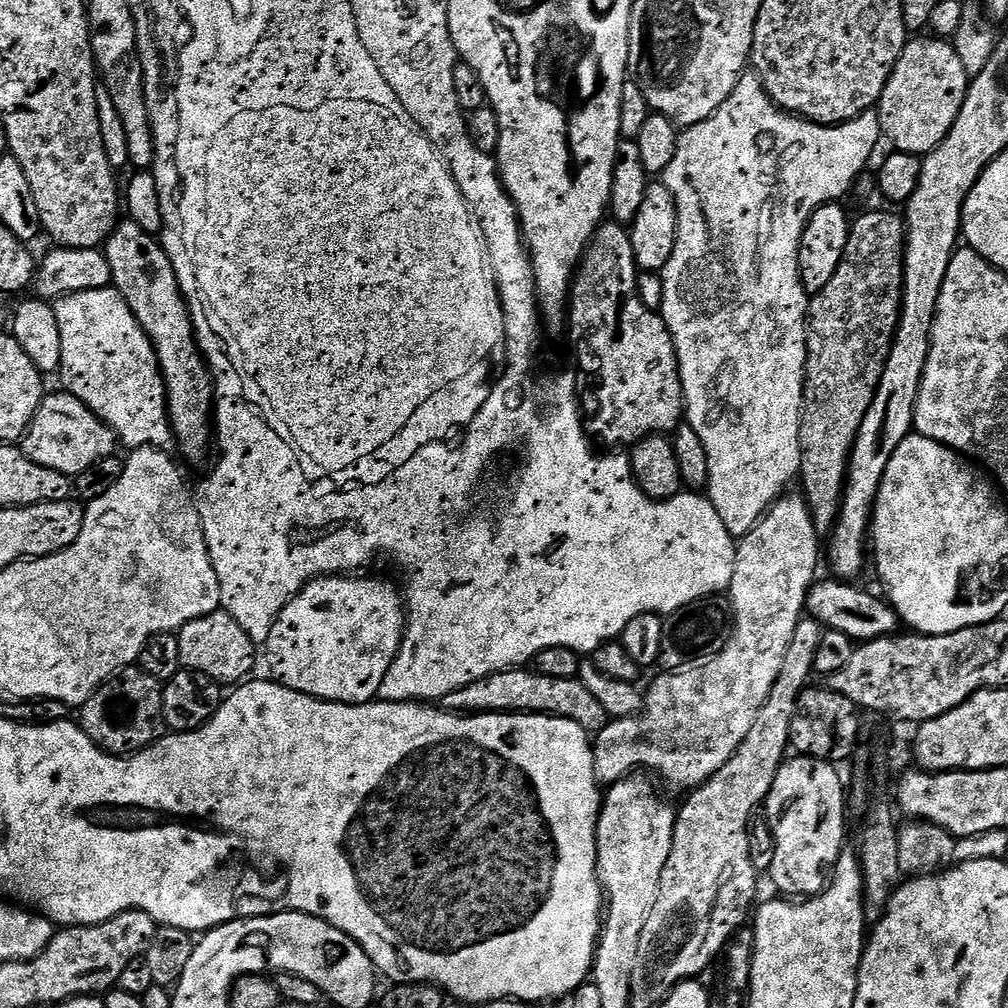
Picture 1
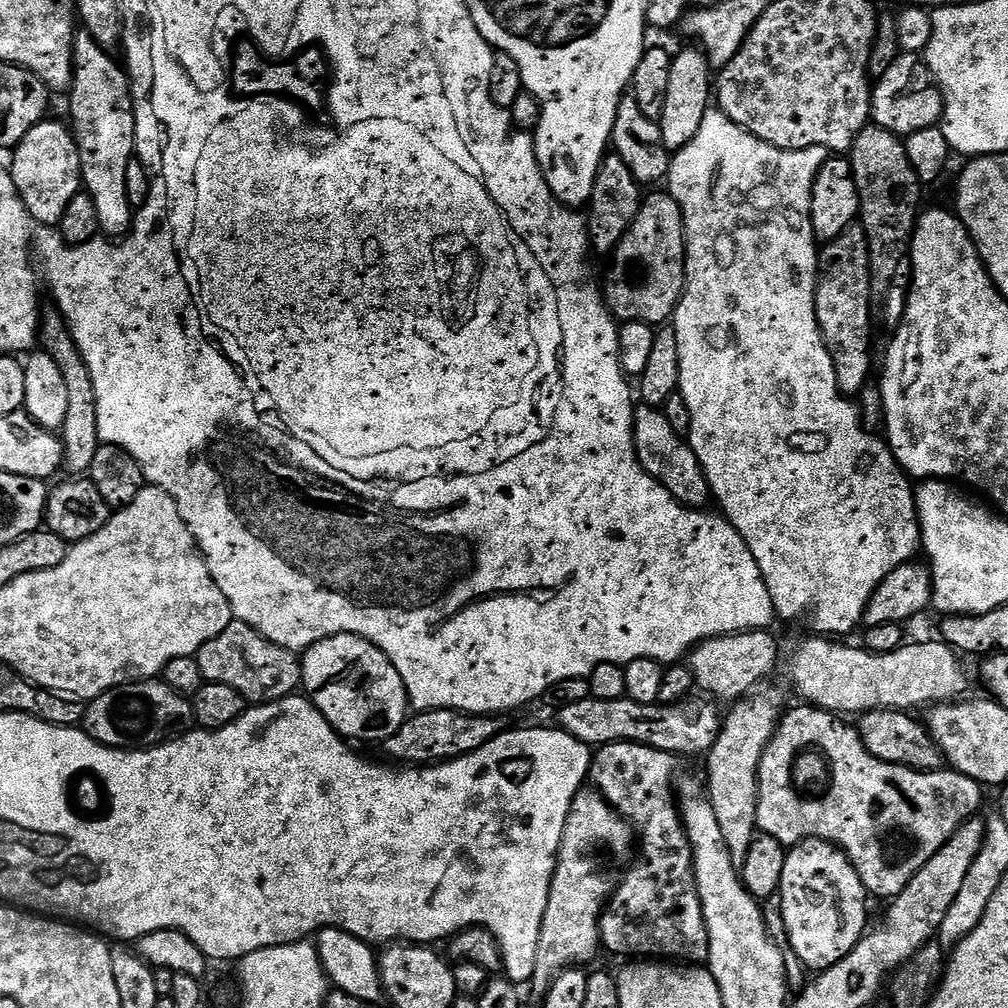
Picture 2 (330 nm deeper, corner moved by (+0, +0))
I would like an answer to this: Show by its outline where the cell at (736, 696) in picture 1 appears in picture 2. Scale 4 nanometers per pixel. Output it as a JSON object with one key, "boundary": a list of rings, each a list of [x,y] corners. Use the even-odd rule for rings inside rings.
{"boundary":[[[581,790],[577,794],[576,799],[572,801],[572,811],[569,812],[566,818],[566,826],[562,830],[562,842],[560,843],[560,849],[556,855],[556,873],[552,876],[552,885],[550,886],[550,894],[548,895],[548,901],[546,902],[546,914],[542,918],[542,930],[538,934],[538,954],[534,958],[534,974],[530,981],[530,989],[536,995],[536,998],[542,998],[548,993],[548,987],[556,981],[556,975],[560,972],[564,972],[567,968],[573,966],[584,966],[587,965],[587,960],[592,960],[596,956],[596,951],[601,951],[602,945],[600,942],[600,915],[604,912],[604,906],[608,903],[616,884],[613,881],[607,881],[604,878],[606,872],[606,862],[611,861],[611,856],[615,848],[628,848],[631,845],[631,840],[633,843],[634,832],[631,827],[625,826],[625,828],[620,828],[620,823],[622,823],[621,817],[611,808],[608,803],[604,800],[603,796],[595,790]]]}

